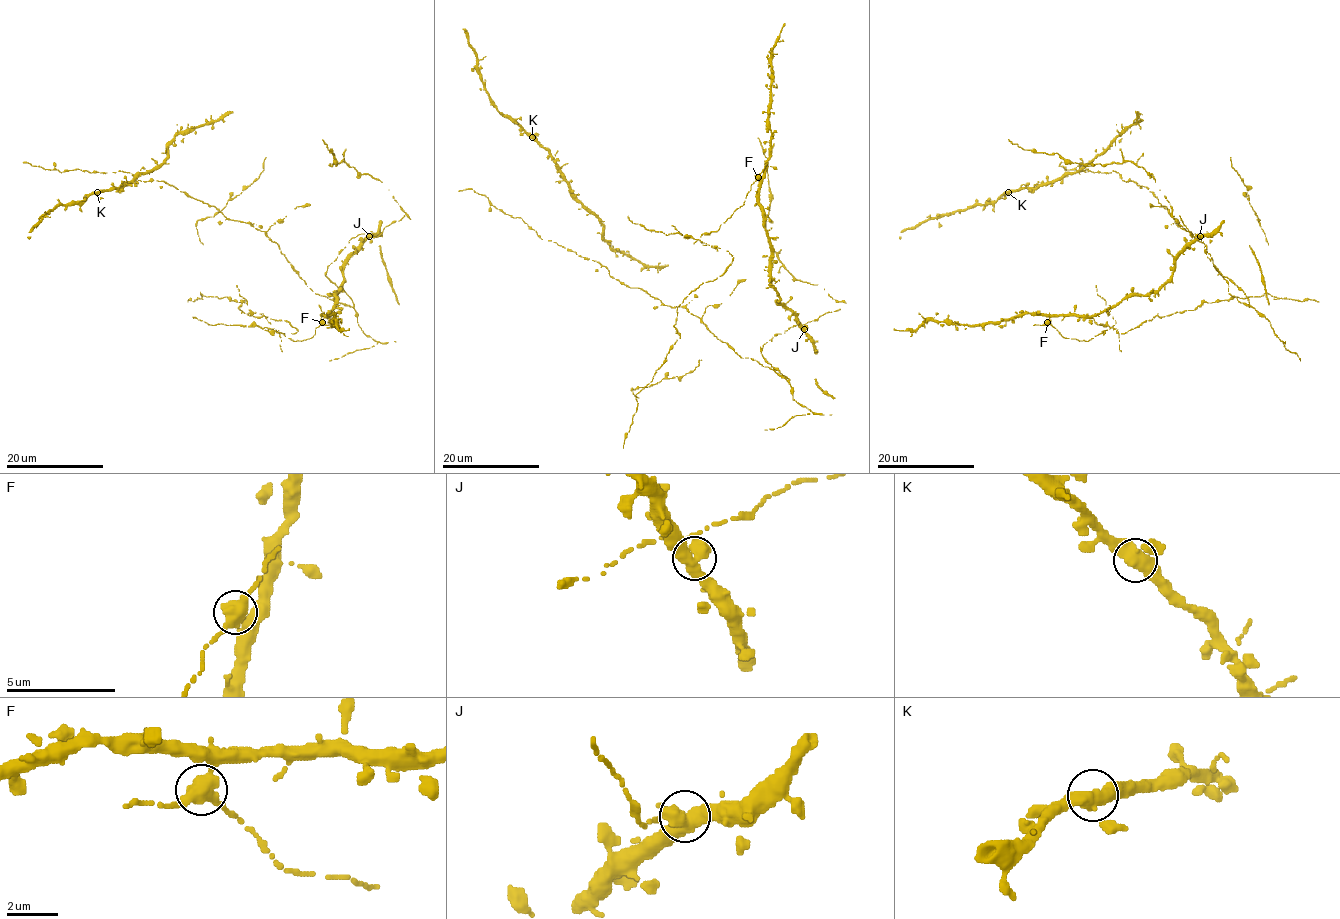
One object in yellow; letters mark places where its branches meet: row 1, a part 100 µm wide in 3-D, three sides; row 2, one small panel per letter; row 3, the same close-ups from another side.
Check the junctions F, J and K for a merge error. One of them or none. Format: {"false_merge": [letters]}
{"false_merge": ["F"]}

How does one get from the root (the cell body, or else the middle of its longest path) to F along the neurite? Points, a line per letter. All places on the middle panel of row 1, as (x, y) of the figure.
F: (794, 325), (802, 324), (779, 302), (779, 294), (771, 287), (771, 245), (762, 216), (758, 177)

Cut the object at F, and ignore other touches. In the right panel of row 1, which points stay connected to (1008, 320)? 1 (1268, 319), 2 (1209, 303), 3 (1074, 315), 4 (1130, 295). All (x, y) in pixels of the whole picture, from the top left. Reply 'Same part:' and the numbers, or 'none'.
Same part: 1, 3, 4

